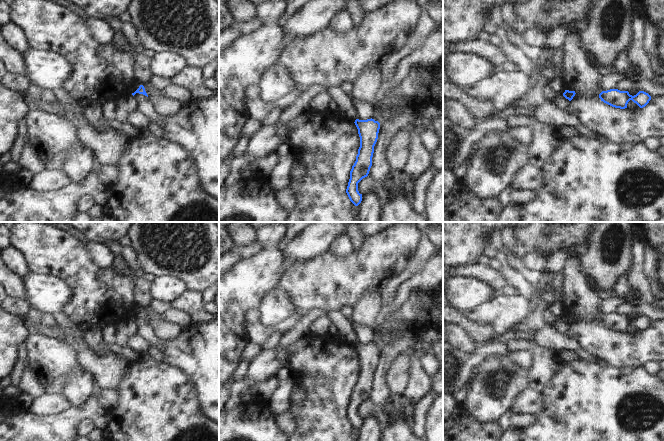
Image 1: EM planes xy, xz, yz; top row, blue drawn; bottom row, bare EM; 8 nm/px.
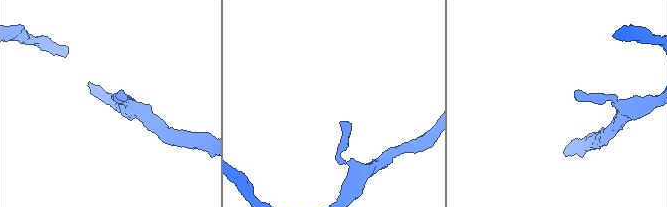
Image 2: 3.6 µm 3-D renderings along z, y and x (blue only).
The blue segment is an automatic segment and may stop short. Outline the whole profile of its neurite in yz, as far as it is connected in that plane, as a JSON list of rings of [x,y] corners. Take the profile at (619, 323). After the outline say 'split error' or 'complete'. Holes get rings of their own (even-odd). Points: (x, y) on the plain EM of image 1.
[[[618,313],[602,315],[599,318],[599,322],[604,327],[620,333],[627,332],[627,328],[630,324],[636,327],[640,332],[645,331],[651,324],[651,320],[644,315],[639,315],[636,319],[632,320],[628,315],[620,315]]] | complete

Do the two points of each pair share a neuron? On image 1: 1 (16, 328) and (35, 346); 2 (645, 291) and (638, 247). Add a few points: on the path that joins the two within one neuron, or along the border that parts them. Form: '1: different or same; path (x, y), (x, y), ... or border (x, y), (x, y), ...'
1: different; border (30, 331), (23, 342)
2: same; path (638, 280), (638, 258)

